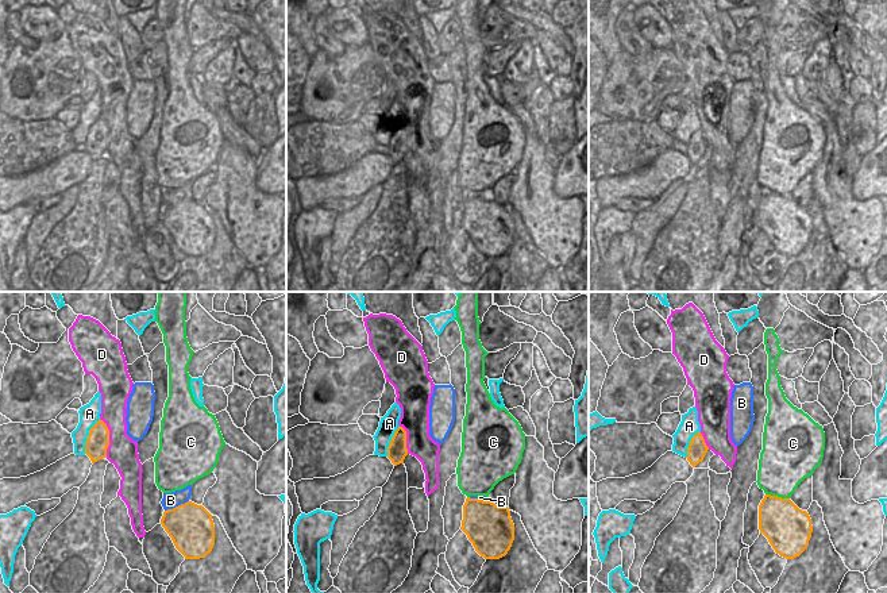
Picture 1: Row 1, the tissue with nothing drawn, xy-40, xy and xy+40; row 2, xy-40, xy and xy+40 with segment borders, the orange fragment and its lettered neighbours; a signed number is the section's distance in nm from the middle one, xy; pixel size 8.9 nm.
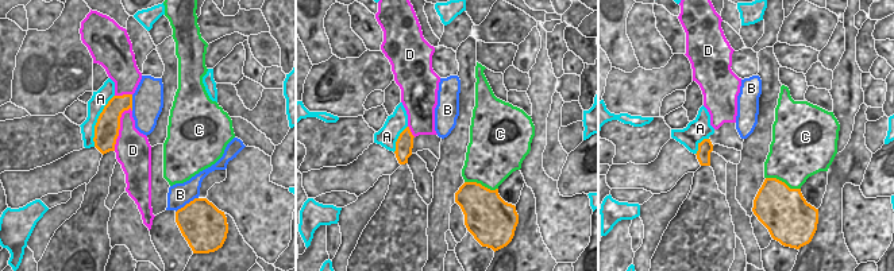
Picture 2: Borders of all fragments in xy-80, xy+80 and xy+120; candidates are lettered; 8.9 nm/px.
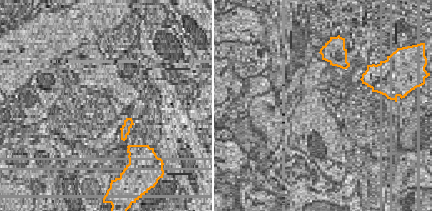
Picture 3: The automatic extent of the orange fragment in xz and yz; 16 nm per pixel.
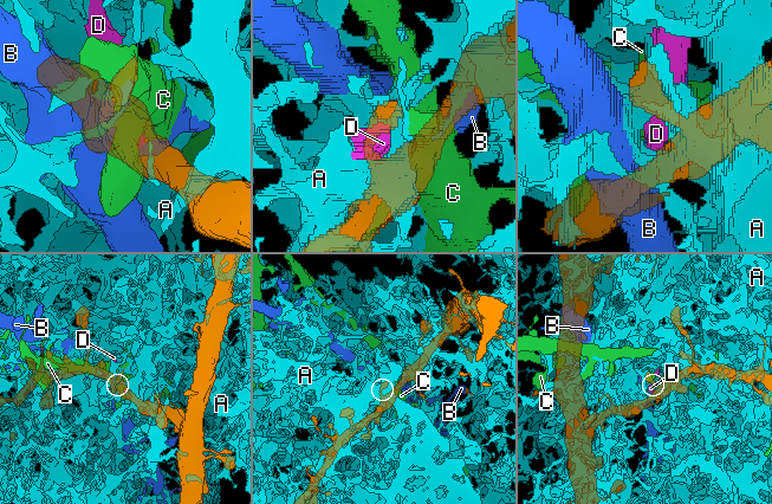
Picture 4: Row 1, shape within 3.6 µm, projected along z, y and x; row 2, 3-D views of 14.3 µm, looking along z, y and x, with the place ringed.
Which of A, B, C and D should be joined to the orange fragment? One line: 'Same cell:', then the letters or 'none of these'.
Same cell: none of these

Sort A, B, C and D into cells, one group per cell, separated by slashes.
A / B / C / D

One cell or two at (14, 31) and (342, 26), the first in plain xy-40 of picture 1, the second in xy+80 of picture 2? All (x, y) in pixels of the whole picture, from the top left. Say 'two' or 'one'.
one

